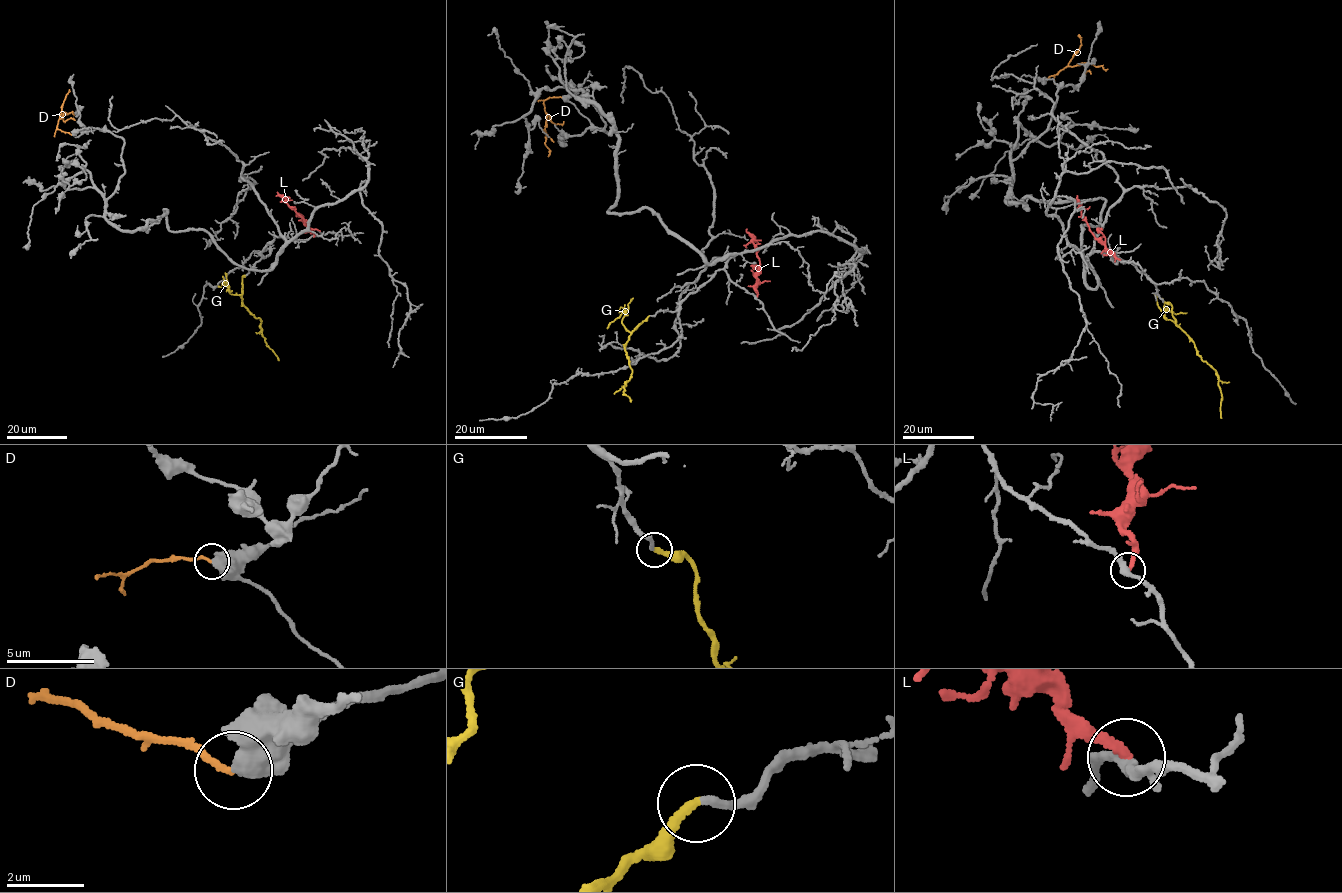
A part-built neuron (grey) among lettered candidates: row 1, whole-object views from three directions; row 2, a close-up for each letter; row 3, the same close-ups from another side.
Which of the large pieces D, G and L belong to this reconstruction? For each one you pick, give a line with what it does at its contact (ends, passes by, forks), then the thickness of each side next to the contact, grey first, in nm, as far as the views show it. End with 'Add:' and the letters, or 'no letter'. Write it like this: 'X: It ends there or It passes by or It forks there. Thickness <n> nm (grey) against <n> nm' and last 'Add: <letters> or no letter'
G: It ends there. Thickness 200 nm (grey) against 260 nm
Add: G

